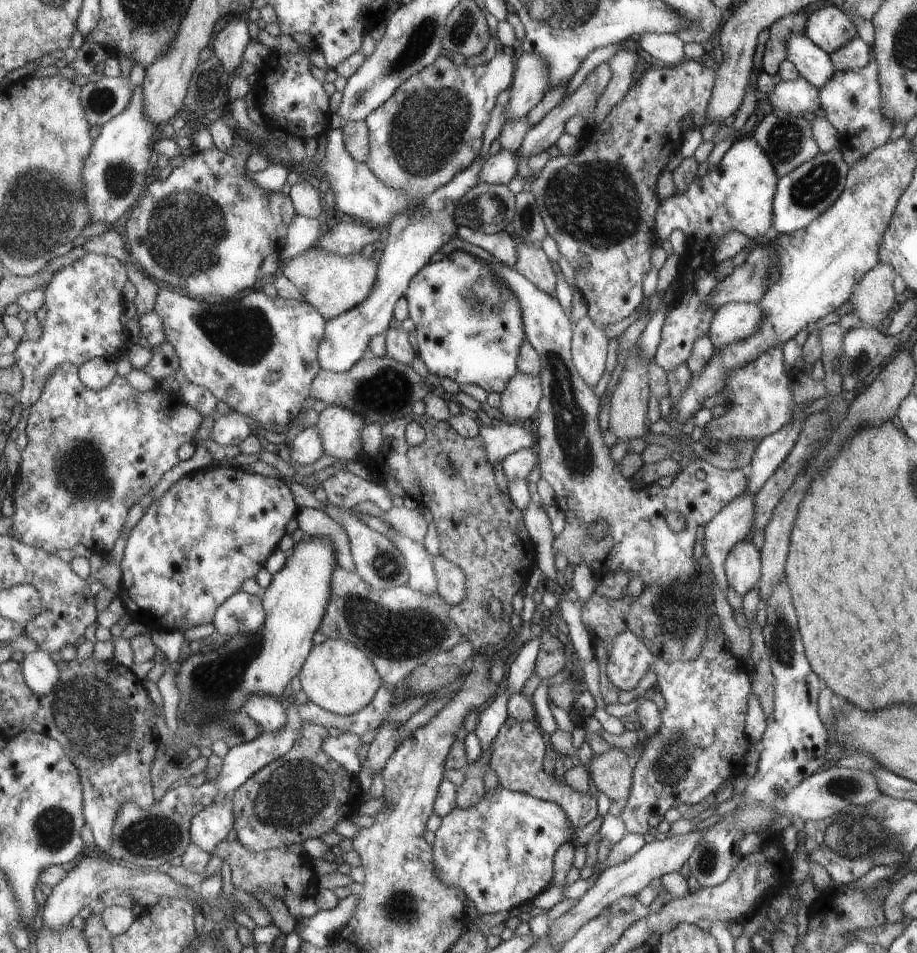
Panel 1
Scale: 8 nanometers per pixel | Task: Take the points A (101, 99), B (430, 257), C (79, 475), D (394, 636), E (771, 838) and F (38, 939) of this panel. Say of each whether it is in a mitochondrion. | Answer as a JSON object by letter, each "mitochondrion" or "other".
{"A":"mitochondrion","B":"other","C":"mitochondrion","D":"mitochondrion","E":"other","F":"other"}

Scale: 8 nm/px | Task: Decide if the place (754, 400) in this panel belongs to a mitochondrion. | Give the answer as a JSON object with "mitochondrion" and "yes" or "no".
{"mitochondrion":"yes"}

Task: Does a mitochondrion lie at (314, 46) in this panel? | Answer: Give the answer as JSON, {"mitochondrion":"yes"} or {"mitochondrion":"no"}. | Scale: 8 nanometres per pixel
{"mitochondrion":"no"}

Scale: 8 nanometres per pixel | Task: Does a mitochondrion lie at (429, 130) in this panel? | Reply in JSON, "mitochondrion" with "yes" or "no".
{"mitochondrion":"yes"}

